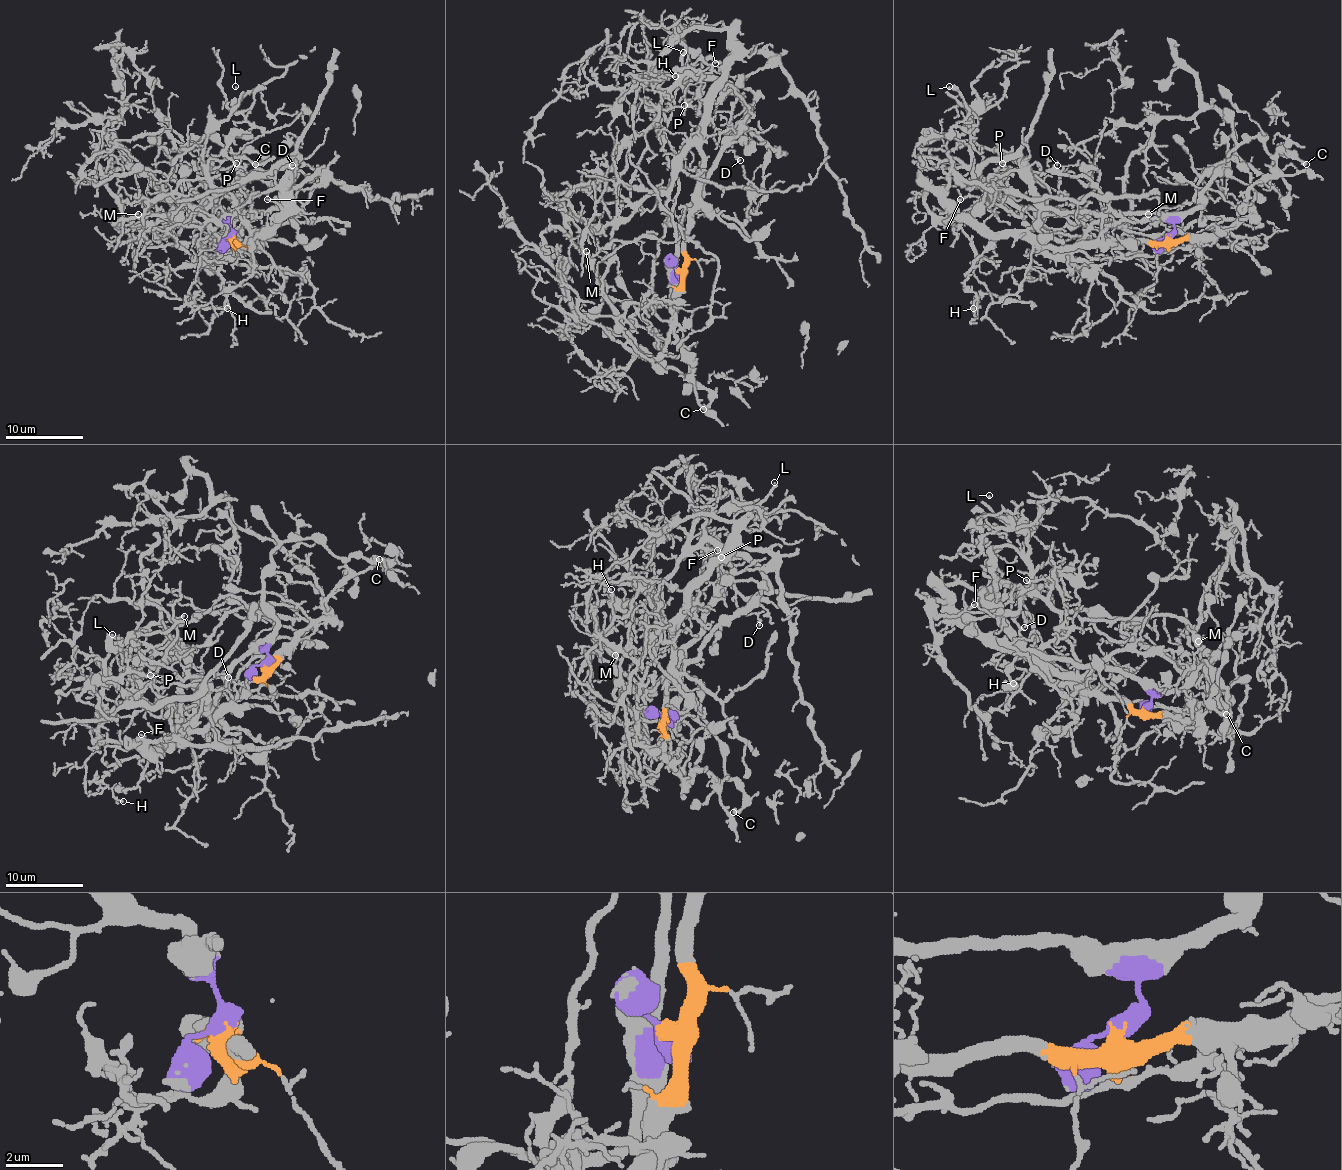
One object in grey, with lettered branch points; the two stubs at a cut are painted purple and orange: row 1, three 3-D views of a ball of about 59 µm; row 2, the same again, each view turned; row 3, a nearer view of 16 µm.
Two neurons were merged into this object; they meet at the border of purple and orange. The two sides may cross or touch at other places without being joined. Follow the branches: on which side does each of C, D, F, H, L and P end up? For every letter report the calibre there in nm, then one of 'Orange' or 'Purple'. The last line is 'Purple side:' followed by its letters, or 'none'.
C: Thickness 340 nm. Purple
D: Thickness 140 nm. Purple
F: Thickness 170 nm. Orange
H: Thickness 120 nm. Orange
L: Thickness 60 nm. Purple
P: Thickness 100 nm. Purple
Purple side: C, D, L, P

